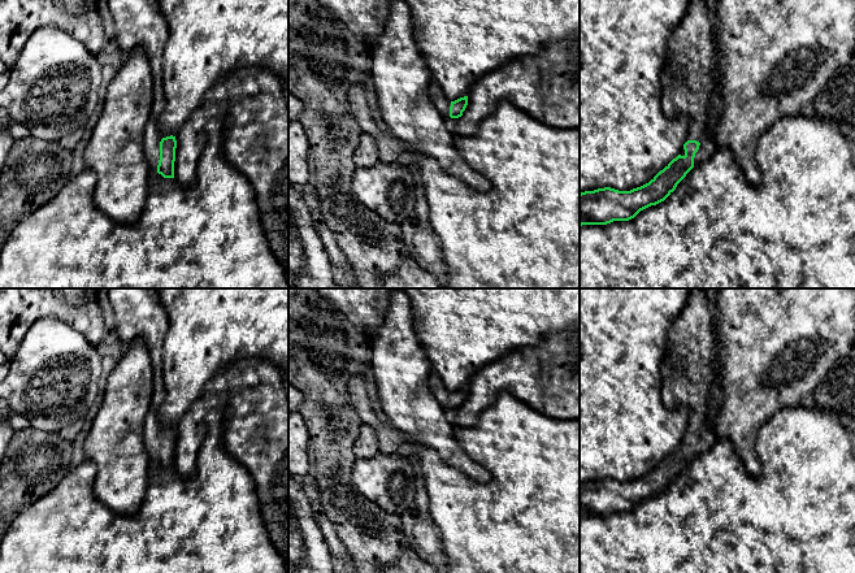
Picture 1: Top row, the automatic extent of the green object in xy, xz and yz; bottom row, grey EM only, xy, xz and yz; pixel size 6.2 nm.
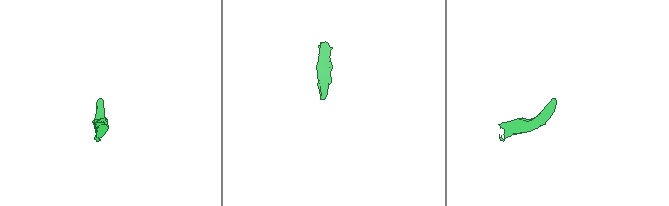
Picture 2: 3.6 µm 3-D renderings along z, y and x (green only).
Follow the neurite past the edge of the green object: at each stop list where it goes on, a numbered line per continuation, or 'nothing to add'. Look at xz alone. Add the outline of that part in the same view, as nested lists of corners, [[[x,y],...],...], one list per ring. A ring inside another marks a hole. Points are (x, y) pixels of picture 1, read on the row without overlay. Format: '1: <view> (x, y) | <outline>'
1: xz (441, 393) | [[[431,370],[429,374],[429,386],[435,396],[435,399],[439,401],[439,404],[444,409],[448,409],[451,392],[444,387],[443,381],[438,376],[438,373],[434,370]]]

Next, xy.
1: xy (138, 313) | [[[108,288],[120,340],[127,347],[142,340],[149,352],[153,369],[153,392],[144,418],[143,443],[151,464],[160,451],[159,409],[166,398],[164,383],[164,340],[169,320],[155,288]]]

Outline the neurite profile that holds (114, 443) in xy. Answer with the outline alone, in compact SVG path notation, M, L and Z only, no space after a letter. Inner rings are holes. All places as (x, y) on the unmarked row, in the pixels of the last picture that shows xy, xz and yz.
M135 340L107 378L103 403L84 439L84 453L96 468L94 492L113 512L134 515L142 505L152 465L143 443L144 418L153 392L153 369L144 342Z

